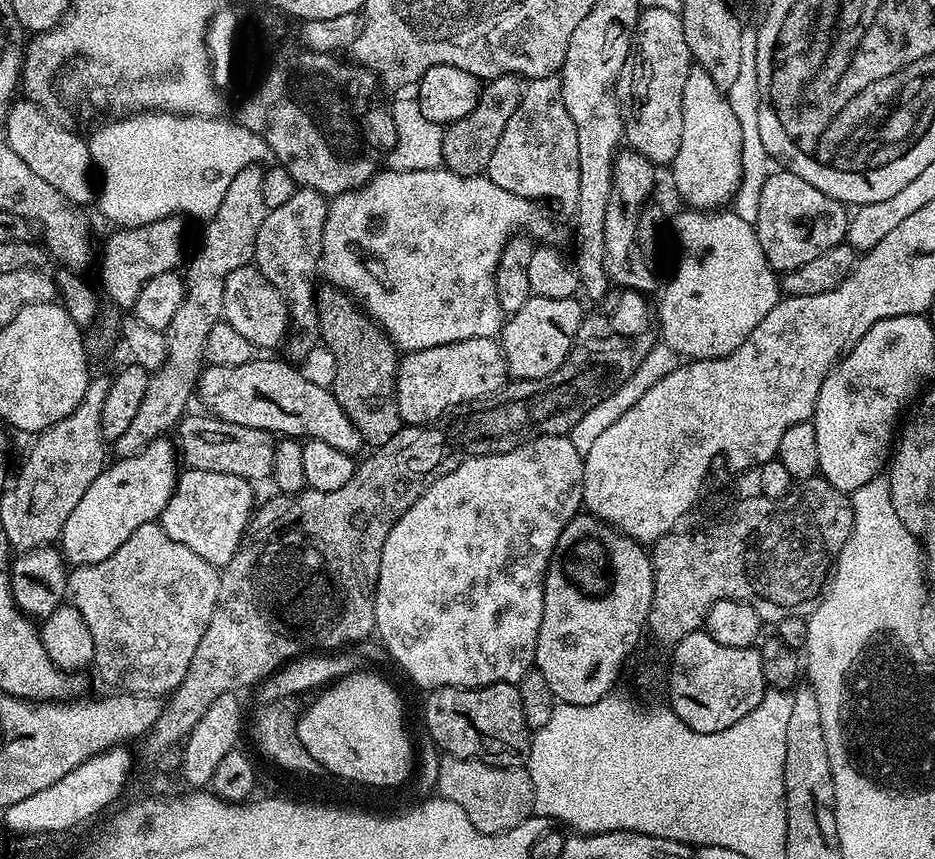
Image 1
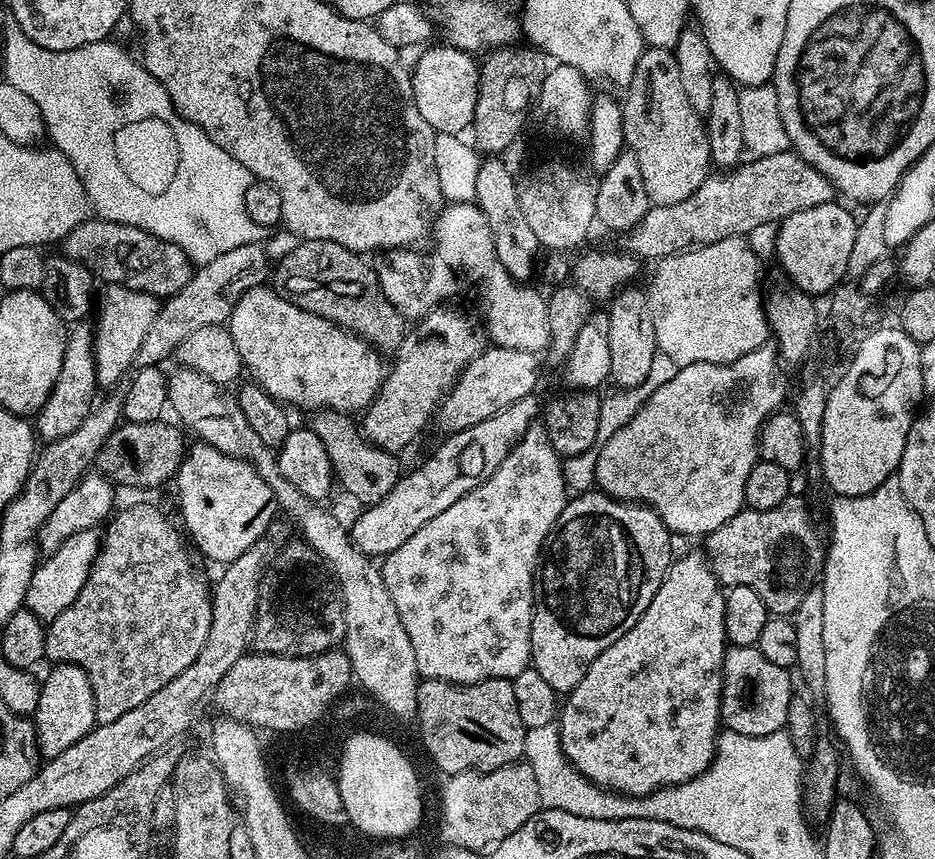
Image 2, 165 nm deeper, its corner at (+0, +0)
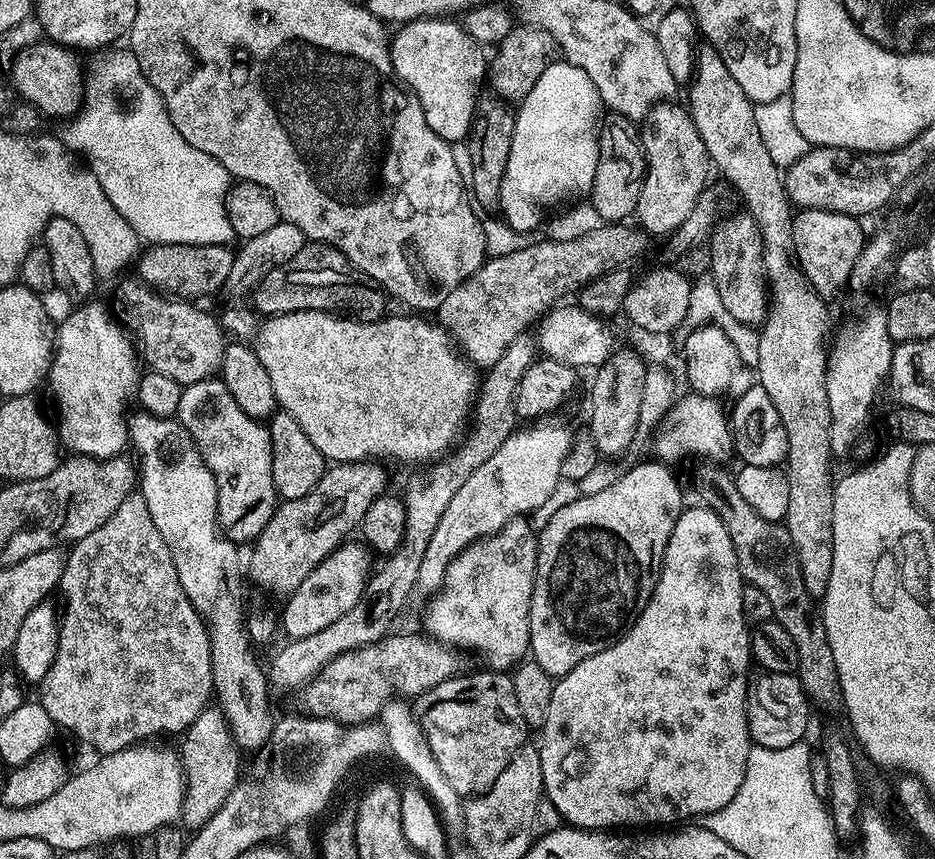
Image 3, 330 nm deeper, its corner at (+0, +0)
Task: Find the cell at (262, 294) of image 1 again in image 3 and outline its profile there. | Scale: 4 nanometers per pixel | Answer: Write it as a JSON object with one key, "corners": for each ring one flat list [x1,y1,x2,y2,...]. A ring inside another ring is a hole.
{"corners":[[311,310,307,312,281,312,278,316,267,317,257,327,254,333,254,347,258,362,262,362,262,366,266,368,267,376,270,377,270,386,274,386,277,405,283,411,291,414,294,422,298,422,298,426,302,426,302,430,306,430,306,438,310,438,310,442,314,442,314,446,318,446,325,461,351,462,367,458,381,458,380,456,393,456,396,460,424,460,423,462,426,462,437,457,449,447,447,444,455,436,460,422,463,418,465,421,470,410,470,403,478,390,478,376,475,376,477,373,474,371,473,365,469,364,454,349,453,343,443,328,437,326,433,321,432,325,428,321,431,319,421,318,416,314,408,315,412,316,391,316,388,314,381,319,365,322,330,312,313,312]]}

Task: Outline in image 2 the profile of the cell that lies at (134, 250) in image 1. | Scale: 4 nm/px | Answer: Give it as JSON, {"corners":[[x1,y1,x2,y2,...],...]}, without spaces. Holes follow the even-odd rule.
{"corners":[[76,326,68,332,68,345,64,351,64,361,62,370,58,374,58,382,54,382,54,390,38,413,38,419,40,419,38,436,41,441,51,442,73,432,94,407,94,401,97,399,96,388,98,389,96,345,93,329,84,327]]}

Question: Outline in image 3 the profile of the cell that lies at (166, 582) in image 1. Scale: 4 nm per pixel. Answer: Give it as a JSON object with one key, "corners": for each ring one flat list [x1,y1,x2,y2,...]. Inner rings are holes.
{"corners":[[133,494,128,496,94,530,94,534,86,534,86,538,75,541,71,545,72,553,67,553,64,561,64,573,58,585,59,591,64,591,64,608,62,604,62,615,60,621,60,637,58,638,58,654,46,674,38,681,40,695,38,701,52,719,53,725,66,728,73,732,84,744,89,744,96,754,107,754,117,752,123,748,144,742,147,736,155,732,168,730,183,733,198,718,203,708,209,707,212,691,212,652,208,642,208,629,204,626,204,620,194,610,190,598,186,598,186,590,182,590,182,582,178,582,178,570,174,570,174,562,170,558,170,550,166,542,162,542,162,534,158,534,158,526,154,526,154,518,150,518,150,510,146,510,146,502,143,496]]}

